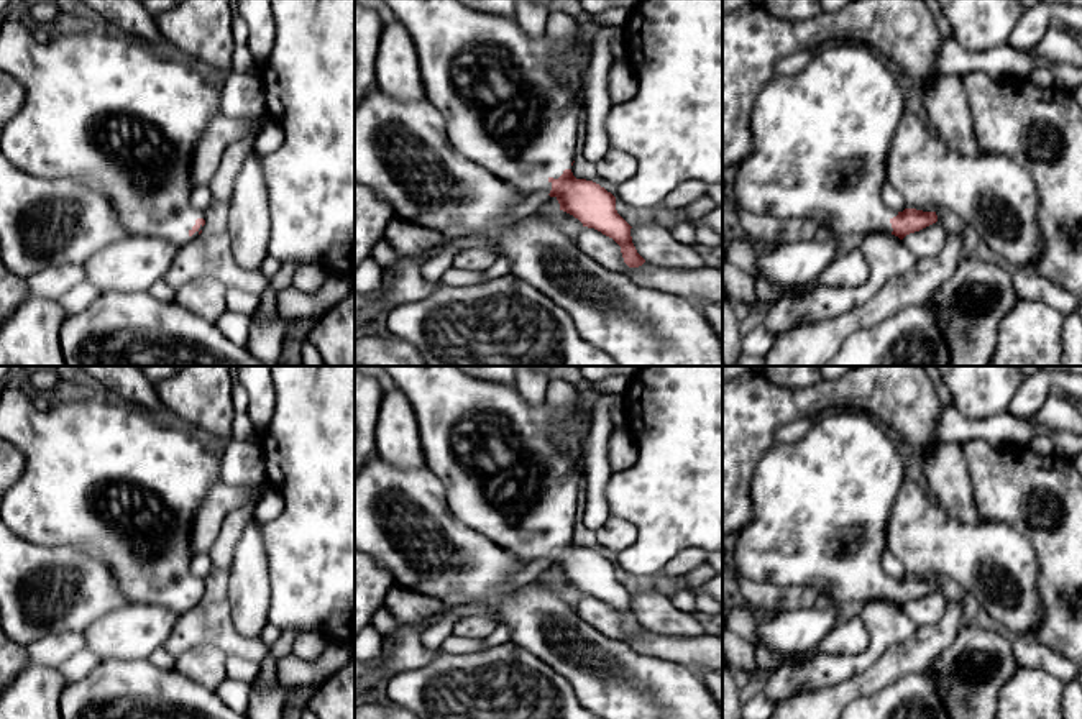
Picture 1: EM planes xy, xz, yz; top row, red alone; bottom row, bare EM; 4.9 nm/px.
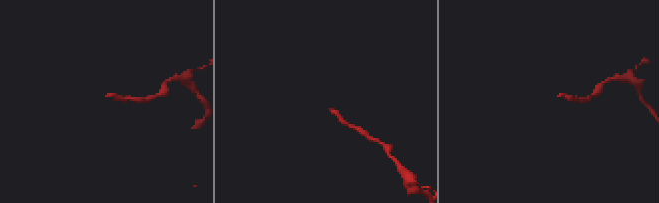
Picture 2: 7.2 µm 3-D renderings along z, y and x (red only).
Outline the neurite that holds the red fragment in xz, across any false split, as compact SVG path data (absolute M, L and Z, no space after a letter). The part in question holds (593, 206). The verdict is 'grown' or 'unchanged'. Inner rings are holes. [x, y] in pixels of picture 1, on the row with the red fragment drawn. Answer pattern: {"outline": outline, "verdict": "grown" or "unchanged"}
{"outline": "M460 0L383 2L414 39L425 98L443 113L448 141L455 149L524 194L540 192L555 197L560 210L578 218L583 227L612 238L621 246L629 268L642 266L645 259L632 243L632 227L616 210L616 197L599 184L576 179L571 172L573 159L578 154L583 74L591 53L591 38L581 31L583 18L575 33L575 46L570 51L557 51L547 33L530 38L514 18L481 13L465 7Z", "verdict": "grown"}

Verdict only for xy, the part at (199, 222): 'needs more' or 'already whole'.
needs more

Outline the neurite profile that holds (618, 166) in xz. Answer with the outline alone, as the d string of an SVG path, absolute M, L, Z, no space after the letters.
M614 148L596 164L598 176L616 187L634 177L637 169L639 163L634 156Z

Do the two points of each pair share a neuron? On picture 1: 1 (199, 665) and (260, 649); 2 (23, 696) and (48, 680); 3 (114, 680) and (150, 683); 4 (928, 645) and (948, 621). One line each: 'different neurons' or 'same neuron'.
1: different neurons
2: same neuron
3: same neuron
4: same neuron

